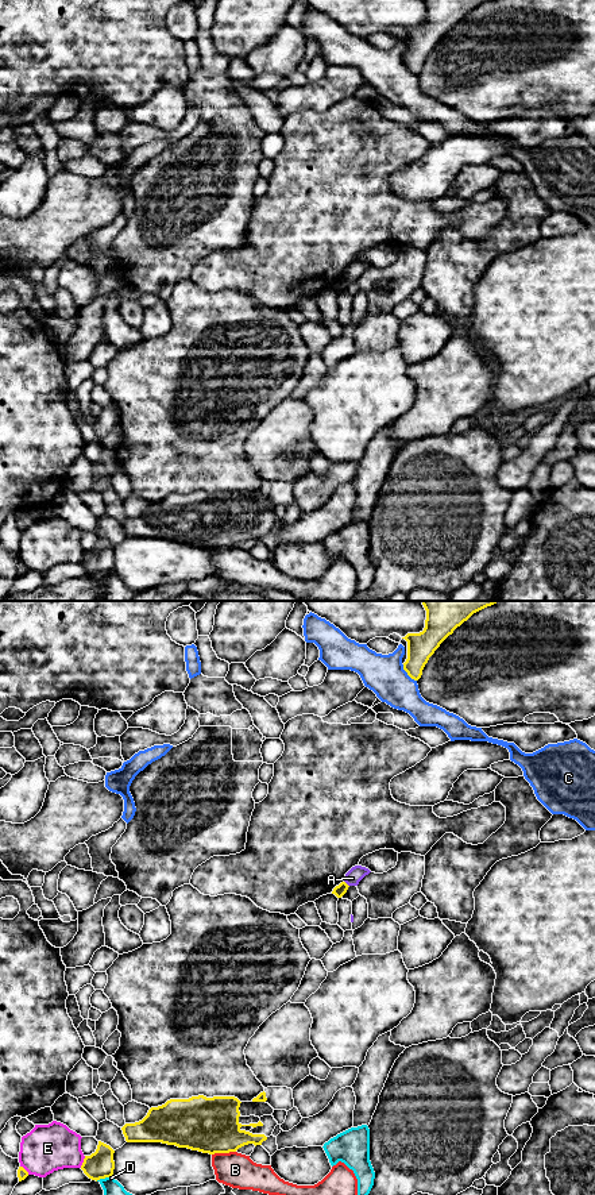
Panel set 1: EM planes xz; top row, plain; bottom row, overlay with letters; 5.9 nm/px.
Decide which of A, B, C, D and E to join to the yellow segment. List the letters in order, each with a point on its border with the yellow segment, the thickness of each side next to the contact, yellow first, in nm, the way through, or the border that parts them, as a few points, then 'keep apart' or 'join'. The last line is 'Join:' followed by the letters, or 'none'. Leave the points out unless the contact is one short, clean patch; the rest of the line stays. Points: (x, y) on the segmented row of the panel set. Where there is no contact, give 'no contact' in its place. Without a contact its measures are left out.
A: contact xz (346, 883); calibres 70 and 90 nm; border xz (344, 881), (348, 886); keep apart
B: contact xz (223, 1152); calibres 340 and 200 nm; border xz (235, 1151), (212, 1155); keep apart
C: contact xz (408, 674); calibres 160 and 240 nm; keep apart
D: contact xz (103, 1178); calibres 160 and 100 nm; border xz (111, 1175), (96, 1180); keep apart
E: contact xz (84, 1161); calibres 160 and 280 nm; keep apart
Join: none

